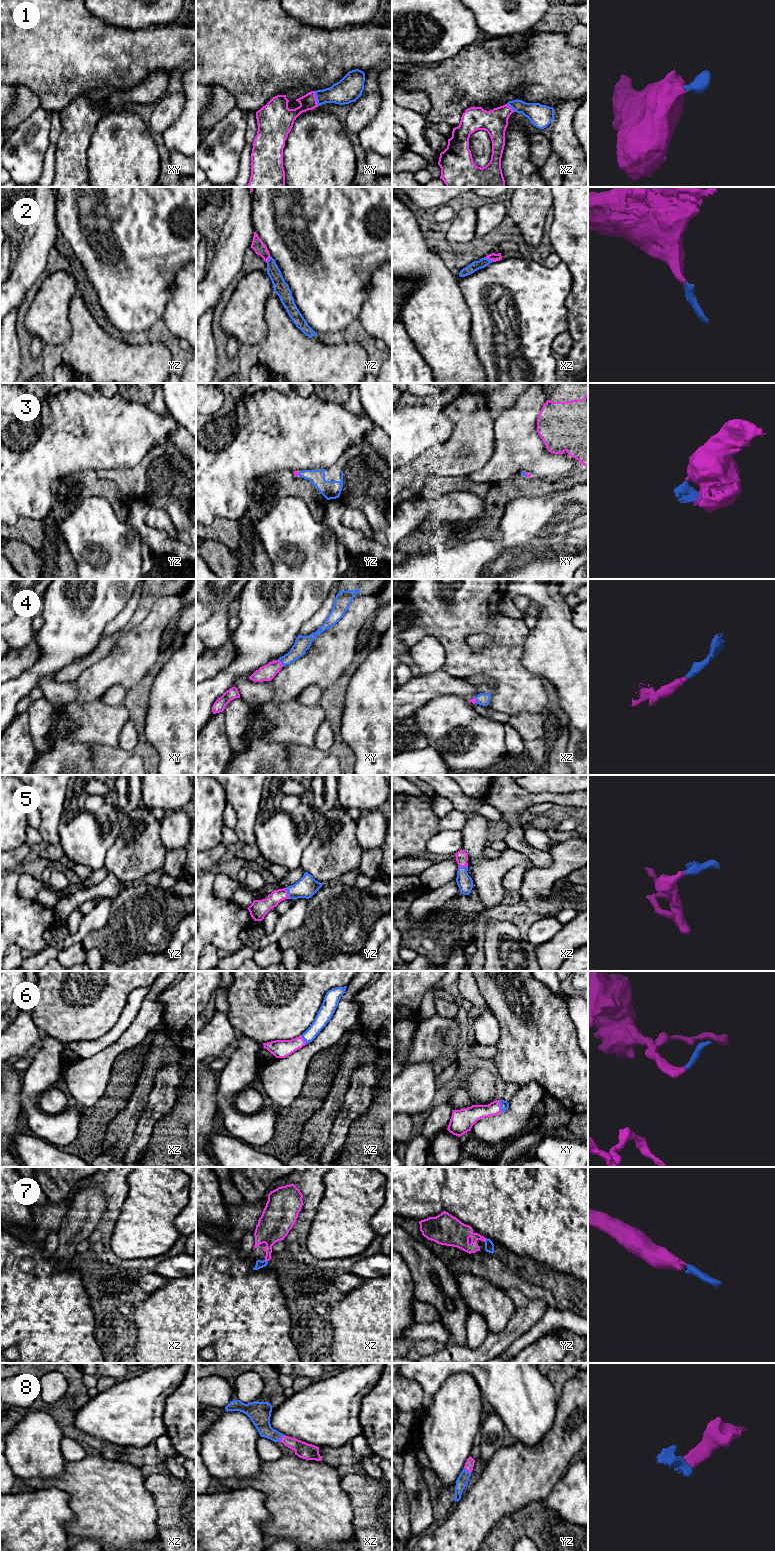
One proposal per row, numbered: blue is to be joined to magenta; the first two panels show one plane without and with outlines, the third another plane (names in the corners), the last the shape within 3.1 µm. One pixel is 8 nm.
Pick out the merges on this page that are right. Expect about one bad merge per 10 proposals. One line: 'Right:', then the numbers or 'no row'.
Right: 1, 2, 3, 4, 5, 6, 7, 8

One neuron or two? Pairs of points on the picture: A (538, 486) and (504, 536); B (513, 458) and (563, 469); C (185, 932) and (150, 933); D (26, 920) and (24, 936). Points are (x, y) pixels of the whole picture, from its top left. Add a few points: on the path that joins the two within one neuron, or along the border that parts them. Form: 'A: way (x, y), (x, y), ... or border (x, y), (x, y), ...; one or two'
A: border (553, 492), (547, 495), (518, 497), (507, 504); two
B: way (525, 458), (534, 458), (544, 465), (551, 466); one
C: border (185, 916), (170, 936); two
D: way (25, 924), (25, 932); one

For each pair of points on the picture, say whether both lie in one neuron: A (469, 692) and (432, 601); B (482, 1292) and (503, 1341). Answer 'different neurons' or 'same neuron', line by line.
A: different neurons
B: different neurons

